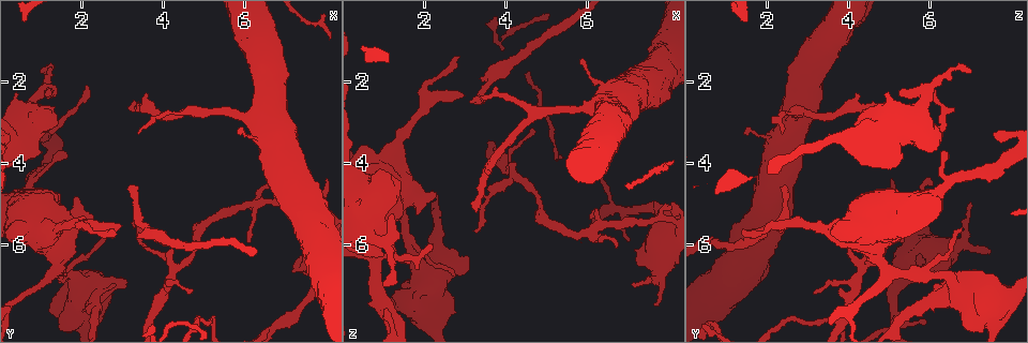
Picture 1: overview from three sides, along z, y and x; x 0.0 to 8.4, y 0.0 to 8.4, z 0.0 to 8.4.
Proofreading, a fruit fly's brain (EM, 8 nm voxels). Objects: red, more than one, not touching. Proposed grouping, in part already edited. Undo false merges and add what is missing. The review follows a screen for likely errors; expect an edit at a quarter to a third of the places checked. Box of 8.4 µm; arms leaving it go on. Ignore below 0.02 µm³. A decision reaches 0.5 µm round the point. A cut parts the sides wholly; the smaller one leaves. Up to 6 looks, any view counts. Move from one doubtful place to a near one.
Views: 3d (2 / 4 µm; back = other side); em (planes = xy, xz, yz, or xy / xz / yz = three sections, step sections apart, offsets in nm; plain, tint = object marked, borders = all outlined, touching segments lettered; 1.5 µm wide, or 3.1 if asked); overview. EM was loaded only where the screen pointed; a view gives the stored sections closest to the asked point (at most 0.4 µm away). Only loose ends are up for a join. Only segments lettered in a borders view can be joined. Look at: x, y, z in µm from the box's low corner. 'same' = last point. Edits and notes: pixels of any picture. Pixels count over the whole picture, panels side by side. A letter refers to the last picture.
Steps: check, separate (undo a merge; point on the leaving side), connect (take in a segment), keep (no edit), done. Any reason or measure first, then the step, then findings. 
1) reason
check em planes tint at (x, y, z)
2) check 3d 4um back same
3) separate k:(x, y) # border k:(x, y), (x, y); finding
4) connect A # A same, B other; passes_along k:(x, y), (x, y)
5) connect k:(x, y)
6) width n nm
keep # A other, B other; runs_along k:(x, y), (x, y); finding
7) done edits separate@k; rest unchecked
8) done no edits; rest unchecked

calibre changes
check 3d 4um at (1.60, 5.55, 3.20)

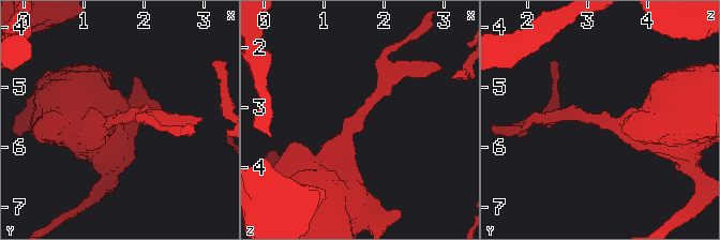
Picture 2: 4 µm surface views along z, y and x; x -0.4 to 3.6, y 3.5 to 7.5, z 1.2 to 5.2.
arm_widths 220, 500 nm
check em yz step 8 tint at (1.55, 5.55, 3.15)

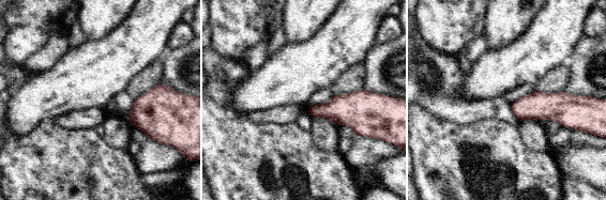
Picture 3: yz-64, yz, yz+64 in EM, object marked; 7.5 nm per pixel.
check em planes borders same

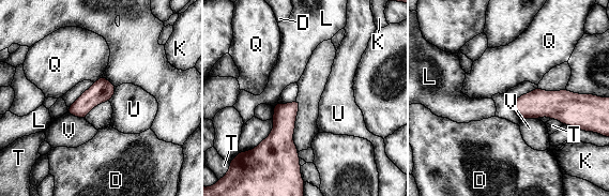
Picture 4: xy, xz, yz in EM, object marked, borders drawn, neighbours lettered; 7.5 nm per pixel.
keep # D other, K other, L other, Q other, T other, U other, V other; one cell here

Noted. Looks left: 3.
tapers out
check 3d 4um at (2.80, 5.75, 1.45)

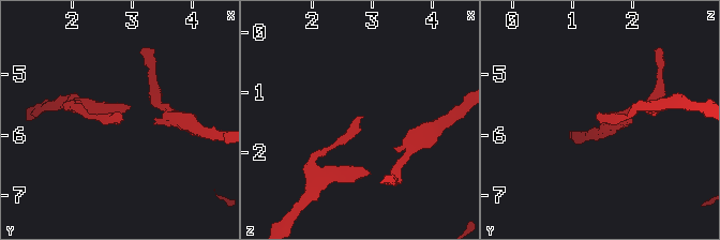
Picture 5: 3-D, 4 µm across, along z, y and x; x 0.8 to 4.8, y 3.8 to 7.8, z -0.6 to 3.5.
now the EM
check em planes borders at (2.85, 5.70, 1.45)

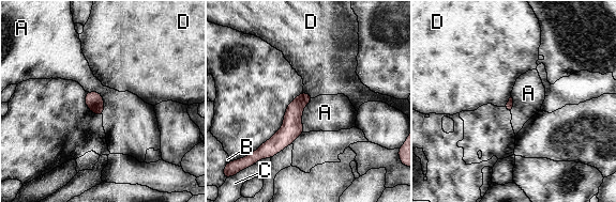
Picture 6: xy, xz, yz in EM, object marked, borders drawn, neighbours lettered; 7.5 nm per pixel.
keep # A other, B other, C other, D other; border 6:(313, 98), (303, 110), (303, 131); none of them fits

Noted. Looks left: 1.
done no edits; rest unchecked

